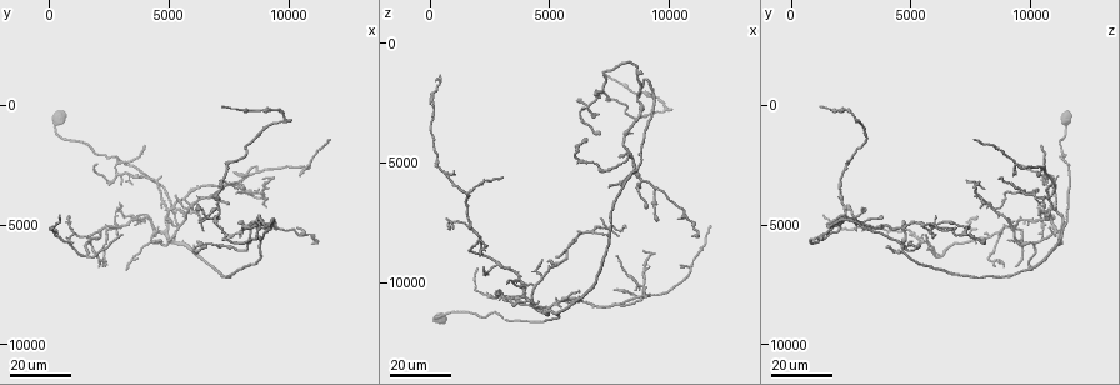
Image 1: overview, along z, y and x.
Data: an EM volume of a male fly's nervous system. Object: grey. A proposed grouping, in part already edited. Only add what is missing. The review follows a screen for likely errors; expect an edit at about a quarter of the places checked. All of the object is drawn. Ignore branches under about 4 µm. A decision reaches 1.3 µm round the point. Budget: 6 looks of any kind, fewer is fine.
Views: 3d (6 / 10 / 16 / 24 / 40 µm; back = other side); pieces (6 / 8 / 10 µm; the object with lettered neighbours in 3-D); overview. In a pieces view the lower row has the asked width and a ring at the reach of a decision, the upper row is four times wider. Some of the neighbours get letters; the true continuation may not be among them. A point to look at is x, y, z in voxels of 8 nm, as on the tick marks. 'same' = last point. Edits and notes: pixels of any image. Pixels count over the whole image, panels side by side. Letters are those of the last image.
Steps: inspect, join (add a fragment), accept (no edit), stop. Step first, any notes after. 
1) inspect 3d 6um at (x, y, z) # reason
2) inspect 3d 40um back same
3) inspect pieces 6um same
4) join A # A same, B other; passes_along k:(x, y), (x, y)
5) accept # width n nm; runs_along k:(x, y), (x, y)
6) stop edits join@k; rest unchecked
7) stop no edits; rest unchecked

inspect 3d 24um at (4000, 1800, 10400) # end of a long branch

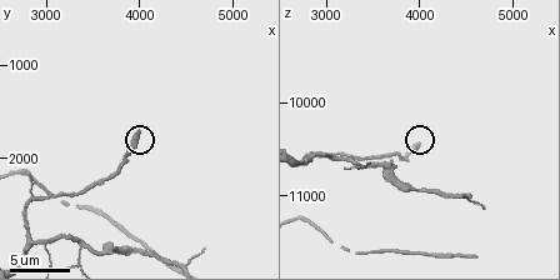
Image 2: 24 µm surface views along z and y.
inspect pieces 8um at (4000, 1750, 10450) # see the neighbours

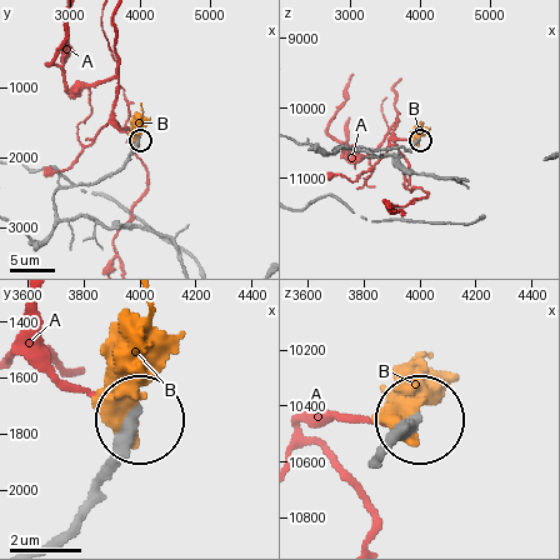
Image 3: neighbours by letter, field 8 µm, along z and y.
accept # A other, B other; runs_along 3:(68, 218), (56, 215), (55, 190), (114, 174), (138, 140); none of them fits

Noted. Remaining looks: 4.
inspect 3d 16um at (2000, 2400, 9500) # long arm stops here

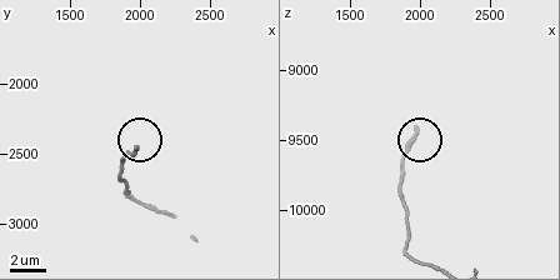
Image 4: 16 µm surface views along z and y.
inspect pieces 10um at (1960, 2440, 9440)

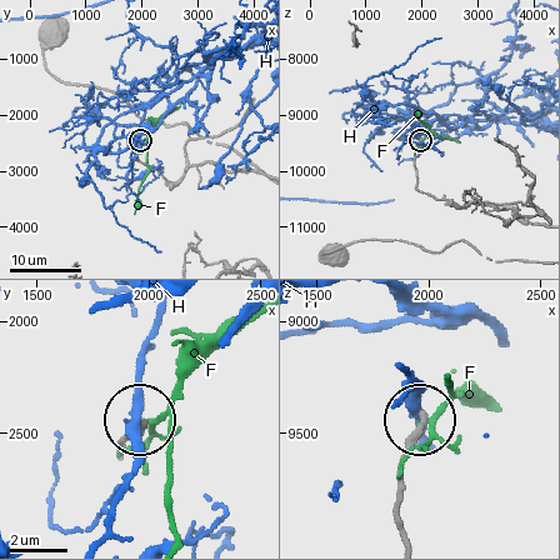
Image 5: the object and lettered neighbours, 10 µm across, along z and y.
accept # F other, H other; runs_along 5:(403, 538), (400, 465), (419, 425); none of them fits

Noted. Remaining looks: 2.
inspect 3d 16um at (7700, 3600, 8900) # an open end

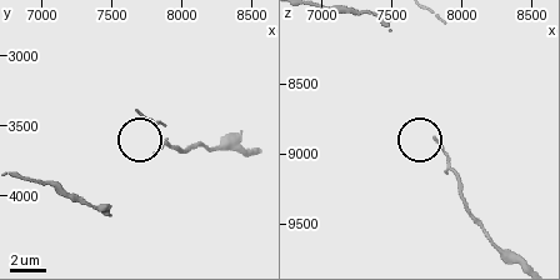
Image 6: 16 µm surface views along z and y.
inspect pieces 10um at (7820, 3700, 8880) # what lies round it

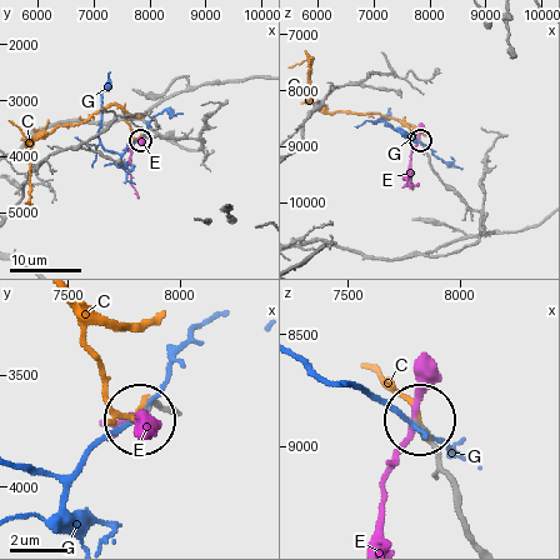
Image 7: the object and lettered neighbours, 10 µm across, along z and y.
accept # C other, E other, G other; no lettered fragment goes on from it

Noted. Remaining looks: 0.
stop no edits; rest unchecked

